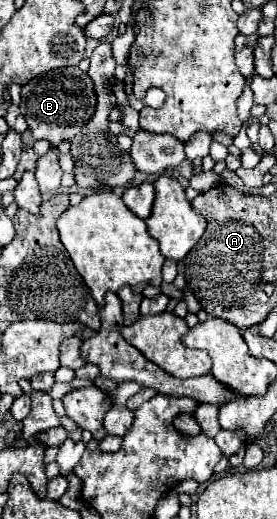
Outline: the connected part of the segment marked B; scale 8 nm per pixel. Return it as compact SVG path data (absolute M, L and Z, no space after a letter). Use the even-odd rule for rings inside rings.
M64 67L58 71L48 71L46 75L34 77L30 83L22 85L22 103L20 111L32 131L34 139L46 139L52 147L62 141L70 141L72 135L78 135L82 127L94 115L94 87L90 77L80 67Z

